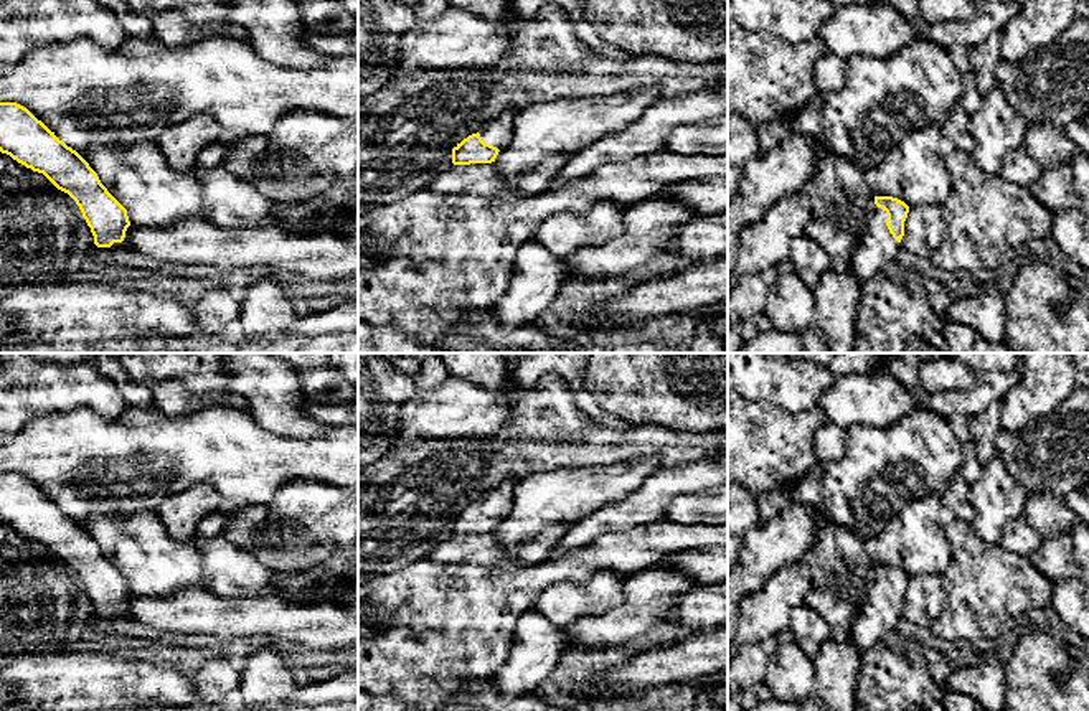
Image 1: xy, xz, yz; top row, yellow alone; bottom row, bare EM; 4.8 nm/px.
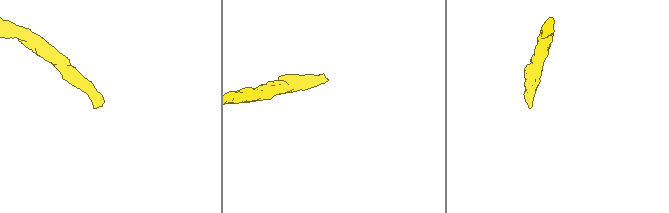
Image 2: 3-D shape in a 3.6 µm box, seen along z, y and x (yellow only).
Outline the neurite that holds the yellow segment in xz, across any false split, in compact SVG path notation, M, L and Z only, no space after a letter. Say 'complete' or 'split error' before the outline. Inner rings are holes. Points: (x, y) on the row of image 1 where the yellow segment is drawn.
split error | M507 109L488 120L477 134L452 148L454 165L492 163L513 137L513 119L518 109Z

